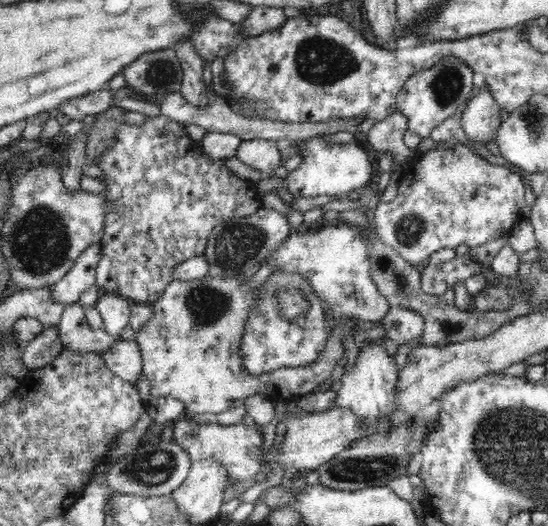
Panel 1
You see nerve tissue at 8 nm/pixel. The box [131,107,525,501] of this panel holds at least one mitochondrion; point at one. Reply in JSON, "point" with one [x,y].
{"point":[237,243]}

